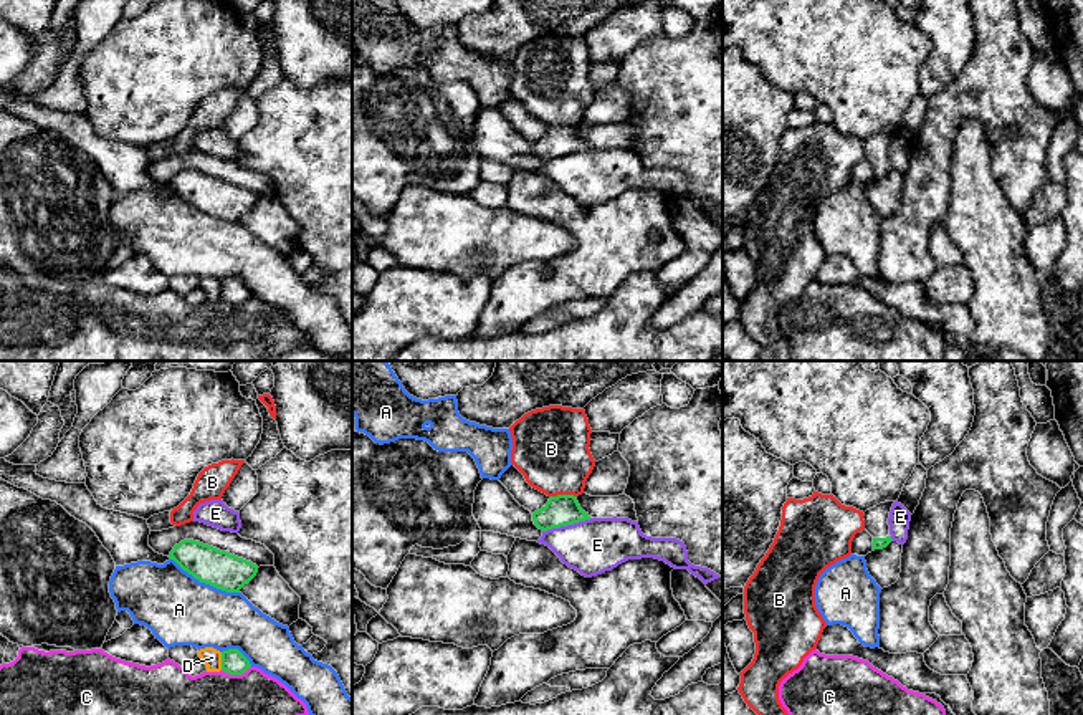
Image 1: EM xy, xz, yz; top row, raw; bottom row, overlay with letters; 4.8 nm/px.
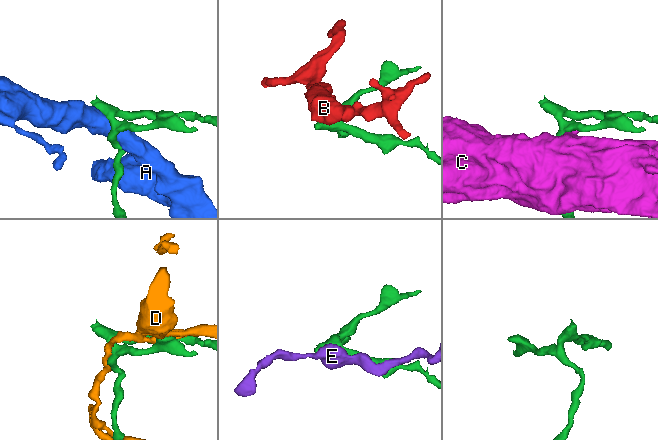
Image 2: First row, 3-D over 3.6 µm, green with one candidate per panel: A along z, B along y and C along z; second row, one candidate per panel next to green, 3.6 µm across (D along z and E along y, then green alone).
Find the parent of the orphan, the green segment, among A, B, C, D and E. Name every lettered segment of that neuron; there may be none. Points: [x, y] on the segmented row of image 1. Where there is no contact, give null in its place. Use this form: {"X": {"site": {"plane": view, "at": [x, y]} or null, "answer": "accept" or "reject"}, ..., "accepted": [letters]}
{"A": {"site": {"plane": "xy", "at": [205, 583]}, "answer": "reject"}, "B": {"site": {"plane": "xz", "at": [562, 495]}, "answer": "reject"}, "C": {"site": {"plane": "xy", "at": [235, 674]}, "answer": "reject"}, "D": {"site": {"plane": "xy", "at": [222, 661]}, "answer": "reject"}, "E": {"site": {"plane": "xz", "at": [566, 525]}, "answer": "reject"}, "accepted": []}

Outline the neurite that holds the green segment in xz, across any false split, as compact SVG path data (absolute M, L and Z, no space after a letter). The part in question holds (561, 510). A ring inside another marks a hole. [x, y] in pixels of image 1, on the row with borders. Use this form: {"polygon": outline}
{"polygon": "M574 495L551 497L541 510L532 513L534 525L542 531L585 520L590 520L590 516L580 508Z"}

